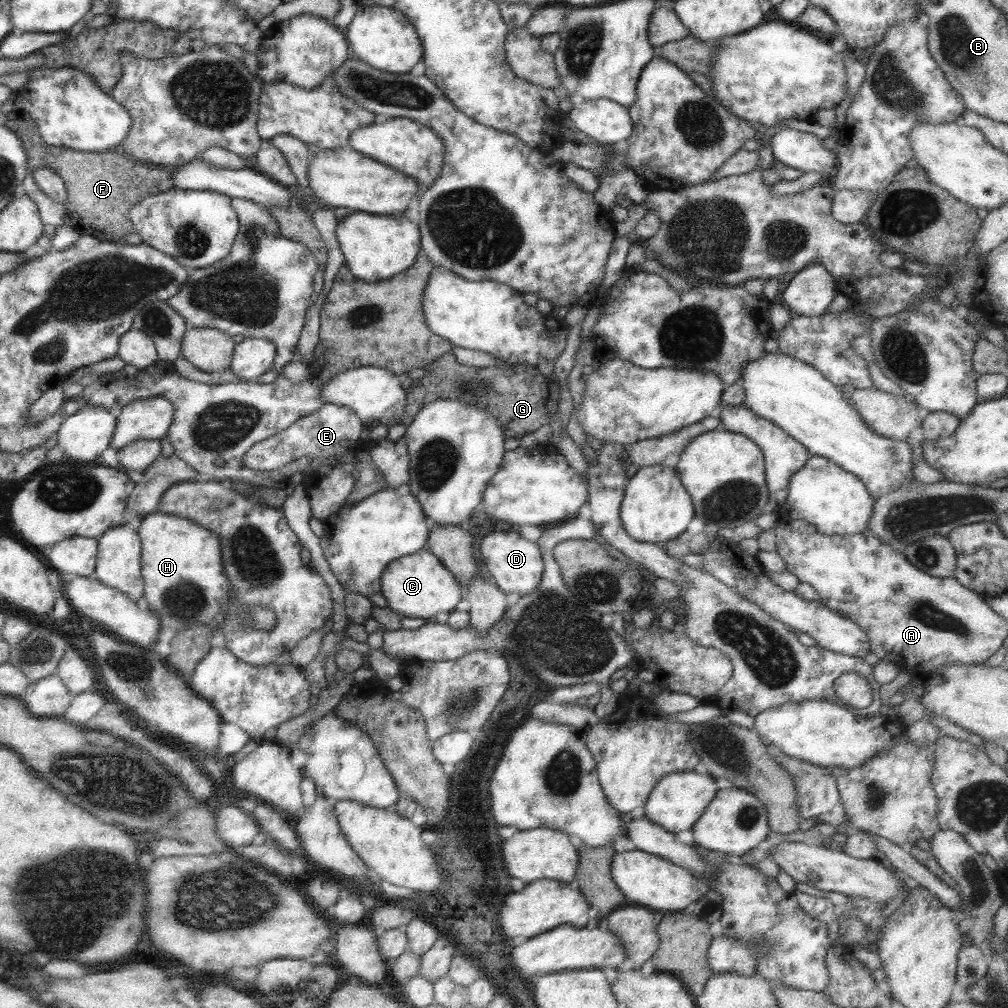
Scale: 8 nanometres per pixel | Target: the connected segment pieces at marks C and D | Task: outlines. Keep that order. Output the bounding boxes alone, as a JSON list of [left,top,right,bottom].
[[381,547,464,618],[476,530,543,596]]

